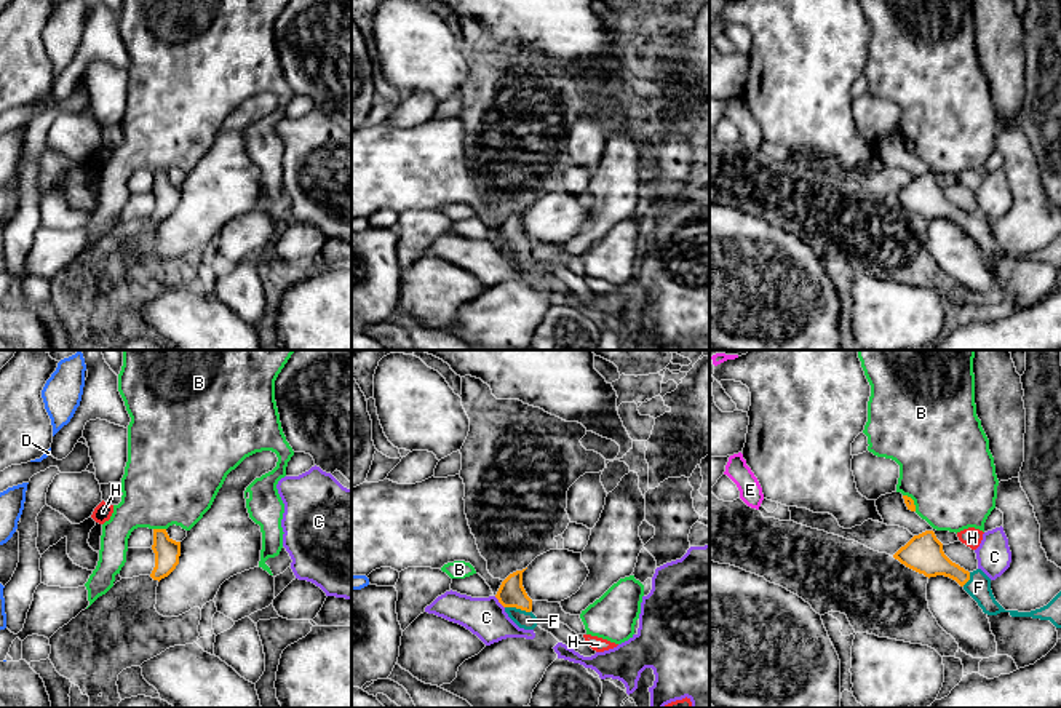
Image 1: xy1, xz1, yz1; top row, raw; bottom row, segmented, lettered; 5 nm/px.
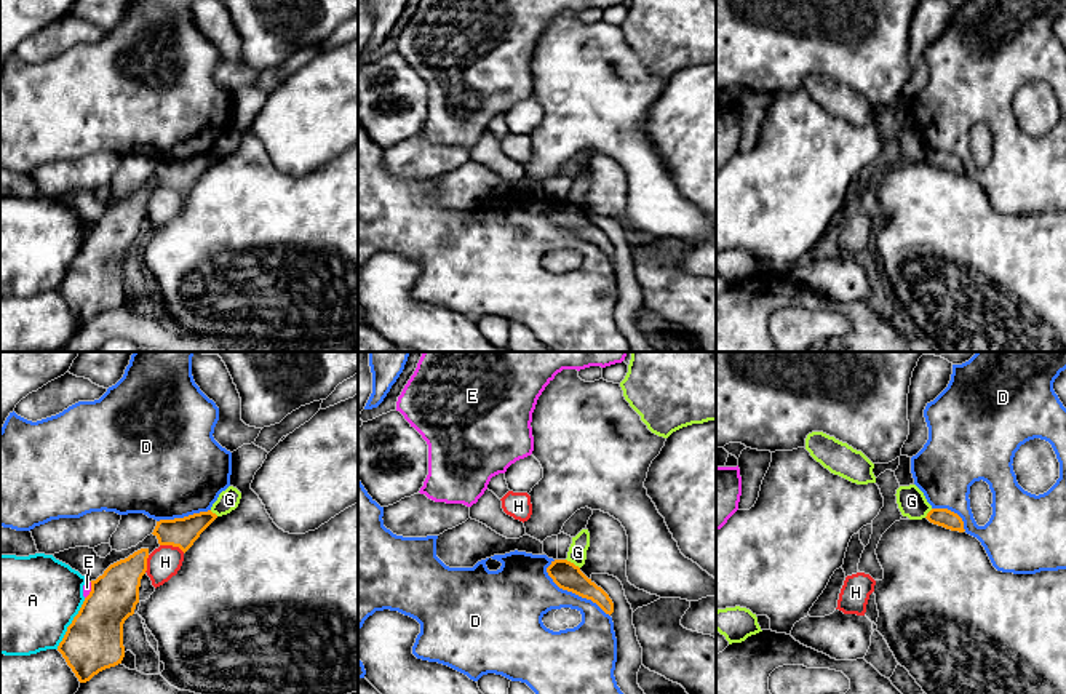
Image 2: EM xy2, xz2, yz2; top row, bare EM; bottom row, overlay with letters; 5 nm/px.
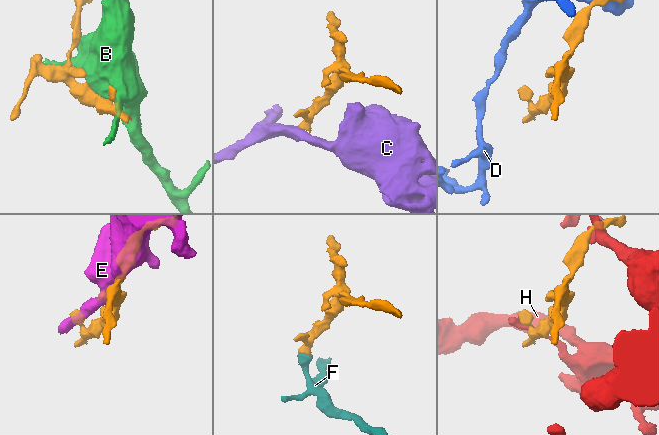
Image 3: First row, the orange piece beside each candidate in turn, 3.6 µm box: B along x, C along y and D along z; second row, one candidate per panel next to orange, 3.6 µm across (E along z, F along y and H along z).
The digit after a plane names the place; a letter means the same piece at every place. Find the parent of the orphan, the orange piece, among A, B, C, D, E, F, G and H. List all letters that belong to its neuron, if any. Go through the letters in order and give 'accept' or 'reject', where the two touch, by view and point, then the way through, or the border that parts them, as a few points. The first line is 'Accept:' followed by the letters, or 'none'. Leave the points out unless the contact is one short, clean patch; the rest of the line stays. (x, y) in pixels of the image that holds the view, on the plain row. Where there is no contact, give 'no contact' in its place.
Accept: F
A: reject | xy2 (71, 266) | along xy2 (85, 240), (56, 290)
B: reject | xy1 (160, 171)
C: reject | xz1 (499, 243) | along xz1 (494, 238), (504, 250)
D: reject | xz2 (572, 234)
E: reject | xy2 (91, 232)
F: accept | xz1 (518, 250) | across xz1 (512, 235), (518, 250), (528, 262)
G: reject | xz2 (572, 205) | along xz2 (566, 200), (579, 210)
H: reject | xy2 (173, 187) | along xy2 (160, 186), (170, 186), (184, 194)

